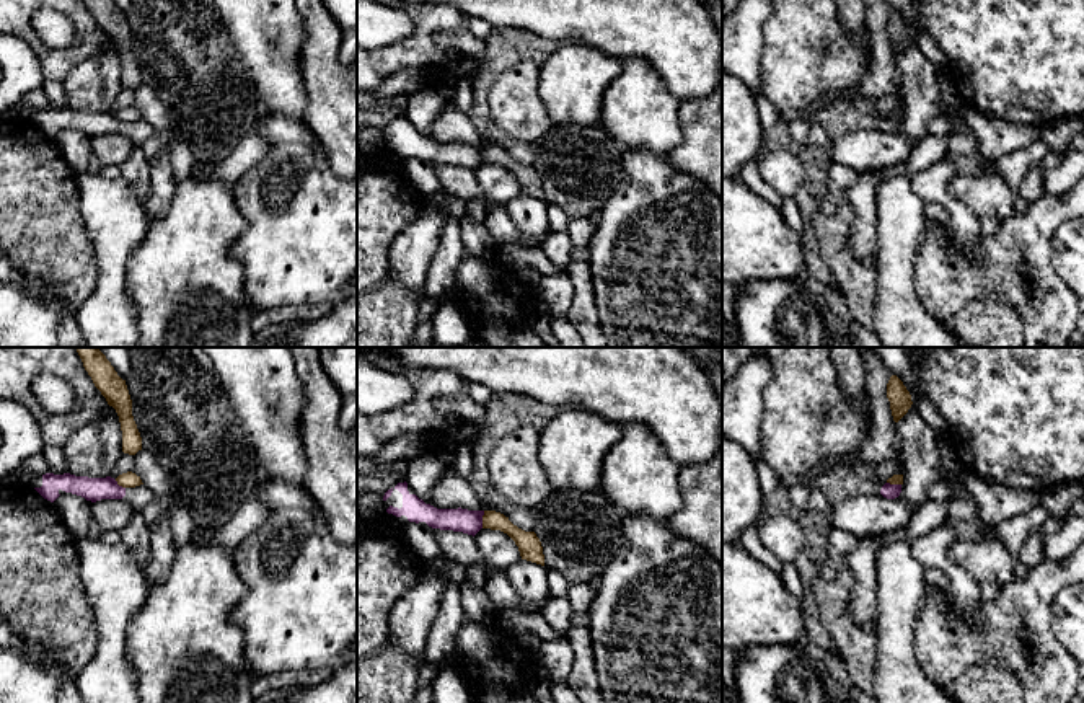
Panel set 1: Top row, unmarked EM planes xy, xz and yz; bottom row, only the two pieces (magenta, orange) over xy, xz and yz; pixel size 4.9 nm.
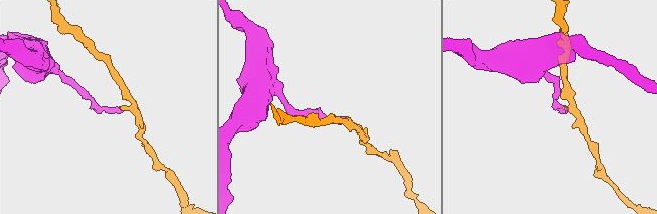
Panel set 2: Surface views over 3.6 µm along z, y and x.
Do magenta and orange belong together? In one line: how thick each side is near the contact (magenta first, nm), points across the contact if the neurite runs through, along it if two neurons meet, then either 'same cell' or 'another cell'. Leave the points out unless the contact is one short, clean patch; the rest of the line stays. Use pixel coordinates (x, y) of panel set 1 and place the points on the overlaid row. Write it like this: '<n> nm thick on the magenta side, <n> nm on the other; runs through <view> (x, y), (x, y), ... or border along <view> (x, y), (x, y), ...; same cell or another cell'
120 nm thick on the magenta side, 100 nm on the other; border along xz (484, 511), (481, 527); another cell

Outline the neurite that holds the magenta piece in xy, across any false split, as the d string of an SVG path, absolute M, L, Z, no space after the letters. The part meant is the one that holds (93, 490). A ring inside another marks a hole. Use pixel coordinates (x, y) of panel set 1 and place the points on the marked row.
M46 473L46 475L34 475L28 481L28 484L31 484L44 499L51 502L54 502L60 494L72 493L91 502L101 499L124 499L137 511L145 507L155 496L143 484L135 488L122 488L111 476L88 478L88 476L75 476L70 473L64 475Z

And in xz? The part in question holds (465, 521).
M398 483L383 496L383 509L399 524L416 522L440 530L463 532L476 535L483 528L483 515L486 511L496 511L505 515L494 504L486 504L481 511L468 509L437 509L419 499L408 483Z

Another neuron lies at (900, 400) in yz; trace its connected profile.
M892 375L887 383L887 398L890 401L893 421L898 422L908 413L913 401L910 391L897 375Z

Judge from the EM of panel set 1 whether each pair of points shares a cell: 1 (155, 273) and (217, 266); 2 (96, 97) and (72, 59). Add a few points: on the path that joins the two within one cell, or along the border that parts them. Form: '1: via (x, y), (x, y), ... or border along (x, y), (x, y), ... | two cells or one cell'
1: via (170, 273), (202, 273) | one cell
2: border along (100, 49), (82, 61), (62, 80) | two cells

